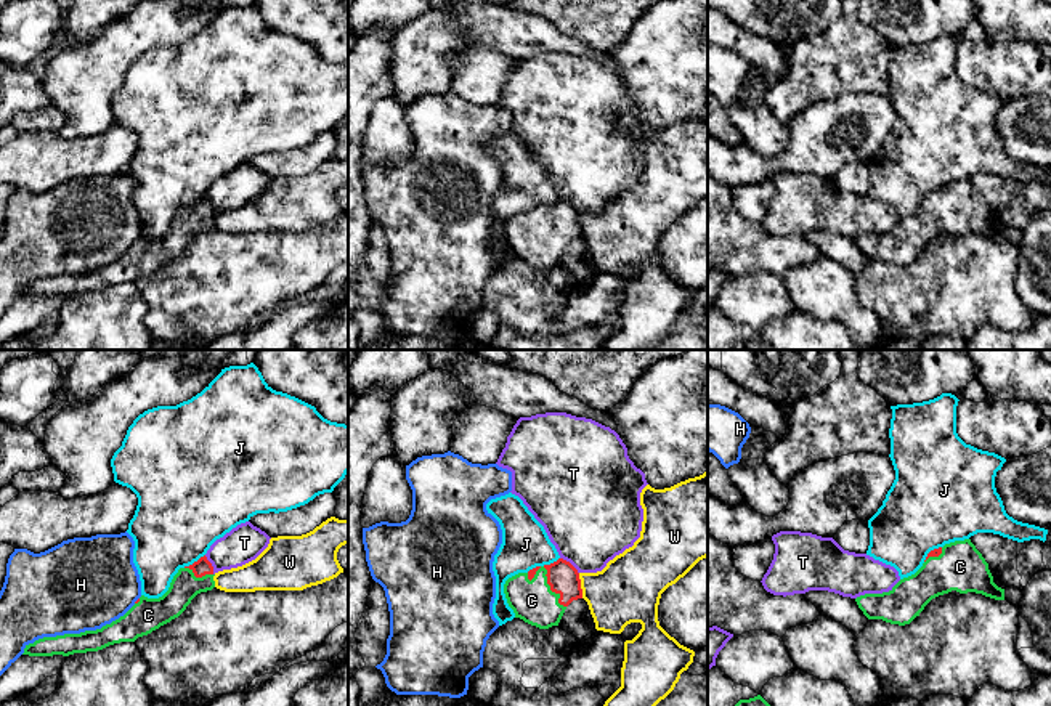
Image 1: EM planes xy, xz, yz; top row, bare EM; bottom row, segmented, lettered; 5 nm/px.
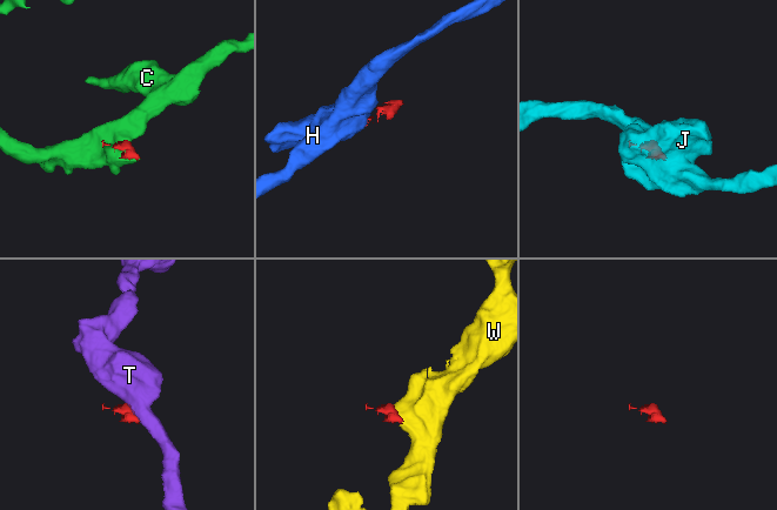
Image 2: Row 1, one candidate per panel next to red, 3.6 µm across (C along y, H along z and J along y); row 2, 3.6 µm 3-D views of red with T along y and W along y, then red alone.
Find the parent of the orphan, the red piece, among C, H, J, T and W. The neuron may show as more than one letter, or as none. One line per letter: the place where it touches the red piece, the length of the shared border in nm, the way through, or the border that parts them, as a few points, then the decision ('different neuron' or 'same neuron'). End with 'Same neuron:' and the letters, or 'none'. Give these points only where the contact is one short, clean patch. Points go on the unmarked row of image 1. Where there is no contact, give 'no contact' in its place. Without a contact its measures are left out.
C: xz (547, 219) | 260 nm | same neuron
H: xy (137, 241) | 40 nm | along xy (138, 238), (133, 243) | different neuron
J: xy (194, 202) | 130 nm | different neuron
T: xz (570, 204) | 130 nm | along xz (560, 198), (578, 214) | different neuron
W: xz (580, 227) | 130 nm | along xz (578, 214), (583, 238) | different neuron
Same neuron: C

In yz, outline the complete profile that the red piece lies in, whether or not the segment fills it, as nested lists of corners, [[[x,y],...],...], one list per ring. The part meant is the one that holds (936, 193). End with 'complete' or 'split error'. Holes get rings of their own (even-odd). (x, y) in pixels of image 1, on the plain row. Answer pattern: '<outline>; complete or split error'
[[[971,180],[955,181],[927,194],[923,207],[900,220],[889,233],[855,239],[868,260],[910,265],[935,237],[956,231],[1004,241],[1004,229],[993,223],[988,204]]]; split error

